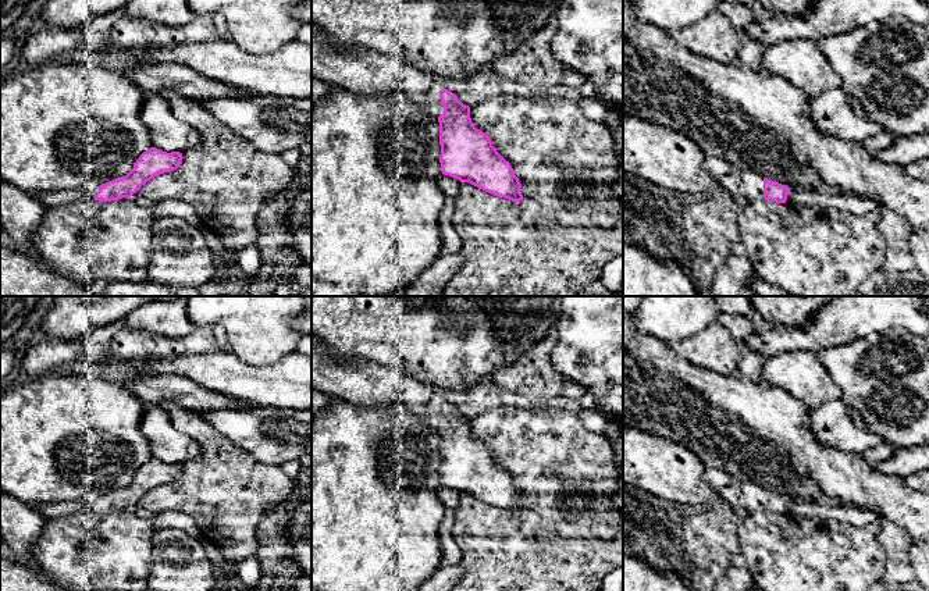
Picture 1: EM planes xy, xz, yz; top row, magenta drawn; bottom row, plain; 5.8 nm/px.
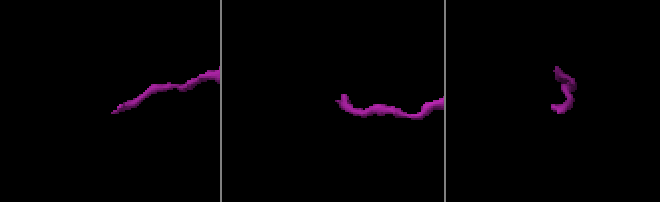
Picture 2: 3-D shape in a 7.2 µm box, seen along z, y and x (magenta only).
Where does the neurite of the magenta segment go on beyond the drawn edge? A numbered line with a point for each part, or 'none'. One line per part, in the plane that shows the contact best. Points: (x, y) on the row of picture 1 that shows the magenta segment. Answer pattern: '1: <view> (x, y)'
1: xz (360, 71)

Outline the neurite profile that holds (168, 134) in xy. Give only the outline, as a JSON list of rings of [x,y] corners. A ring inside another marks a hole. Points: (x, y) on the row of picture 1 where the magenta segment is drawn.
[[[145,92],[140,120],[146,127],[152,146],[163,152],[179,152],[200,143],[199,133],[178,120],[168,102],[159,92]]]

